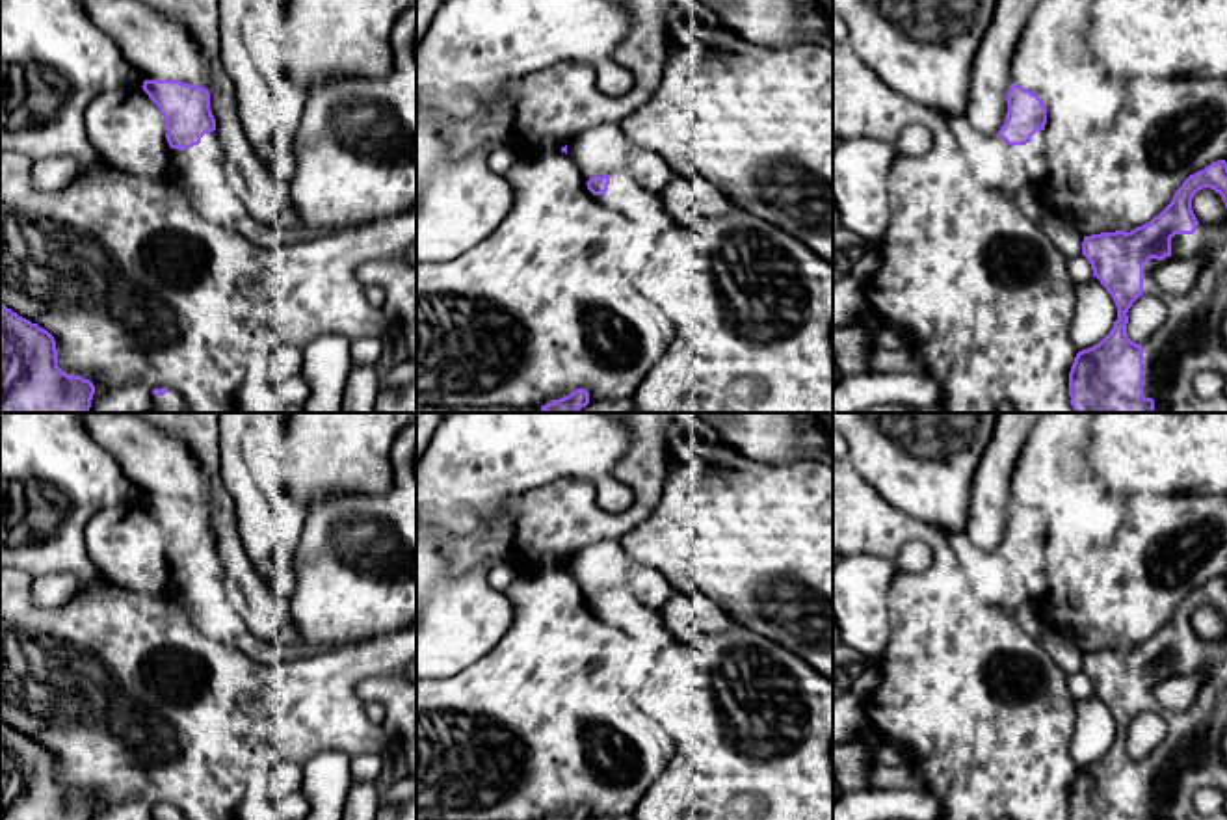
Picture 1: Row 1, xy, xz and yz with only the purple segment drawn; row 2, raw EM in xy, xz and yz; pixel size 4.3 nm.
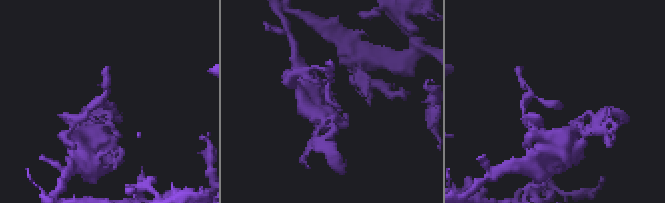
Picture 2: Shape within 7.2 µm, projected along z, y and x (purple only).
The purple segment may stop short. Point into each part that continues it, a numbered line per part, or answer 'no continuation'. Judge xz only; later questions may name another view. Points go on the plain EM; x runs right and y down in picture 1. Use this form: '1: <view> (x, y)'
no continuation

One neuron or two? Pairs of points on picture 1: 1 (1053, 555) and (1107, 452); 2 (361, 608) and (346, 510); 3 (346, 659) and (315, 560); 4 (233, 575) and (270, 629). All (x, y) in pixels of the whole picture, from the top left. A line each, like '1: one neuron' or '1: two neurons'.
1: two neurons
2: one neuron
3: two neurons
4: one neuron

